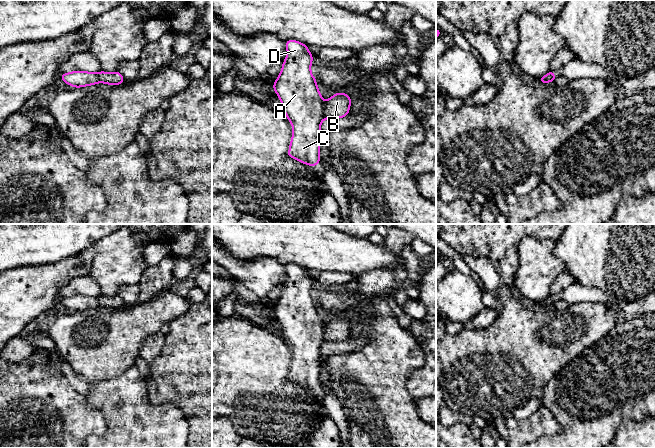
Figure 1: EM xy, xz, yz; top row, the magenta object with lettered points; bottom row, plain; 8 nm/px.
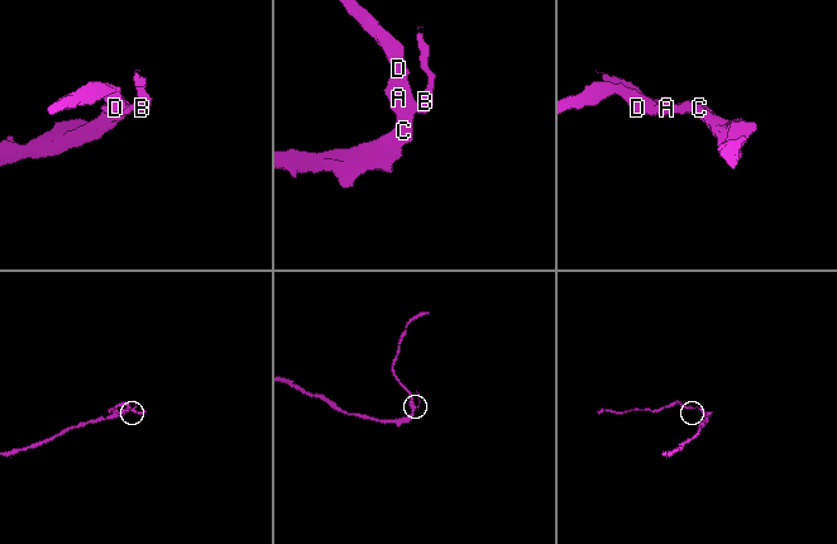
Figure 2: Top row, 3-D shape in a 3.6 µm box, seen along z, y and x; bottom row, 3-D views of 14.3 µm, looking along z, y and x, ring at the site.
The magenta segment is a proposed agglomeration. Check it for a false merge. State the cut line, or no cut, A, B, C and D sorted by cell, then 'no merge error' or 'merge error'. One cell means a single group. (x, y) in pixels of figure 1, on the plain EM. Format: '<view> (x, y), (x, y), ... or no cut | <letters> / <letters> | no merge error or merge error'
xz (324, 326), (322, 342) | A C D / B | merge error

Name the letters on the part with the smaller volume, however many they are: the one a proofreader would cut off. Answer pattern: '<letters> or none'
B

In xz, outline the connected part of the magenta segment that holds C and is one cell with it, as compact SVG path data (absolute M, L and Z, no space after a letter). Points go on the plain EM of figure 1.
M289 263L285 268L287 280L273 307L273 314L293 352L286 380L313 391L321 386L320 350L324 330L317 305L311 297L314 281L308 270L299 265Z

